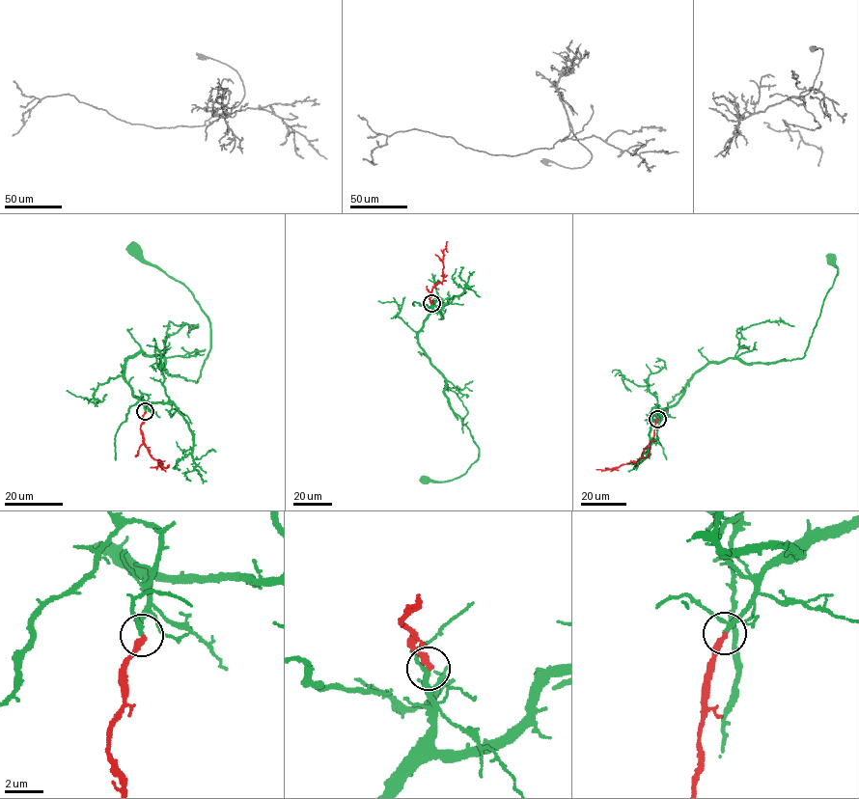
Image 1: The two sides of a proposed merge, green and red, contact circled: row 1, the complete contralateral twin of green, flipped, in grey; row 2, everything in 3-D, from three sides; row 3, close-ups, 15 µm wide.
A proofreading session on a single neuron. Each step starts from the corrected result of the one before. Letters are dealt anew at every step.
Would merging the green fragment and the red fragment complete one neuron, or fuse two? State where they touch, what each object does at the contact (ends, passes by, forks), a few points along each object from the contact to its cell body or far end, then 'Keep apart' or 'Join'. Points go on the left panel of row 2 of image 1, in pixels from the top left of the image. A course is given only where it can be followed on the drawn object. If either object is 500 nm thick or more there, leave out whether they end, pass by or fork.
Place: (145, 411). At the ring green passes by. At the ring red ends. Course of green: (145, 411), (124, 362), (160, 355), (167, 374), (195, 382), (210, 324), (192, 291), (134, 250). Course of red: (145, 411), (140, 430), (143, 442), (149, 454), (161, 463), (160, 466), (169, 465). Join

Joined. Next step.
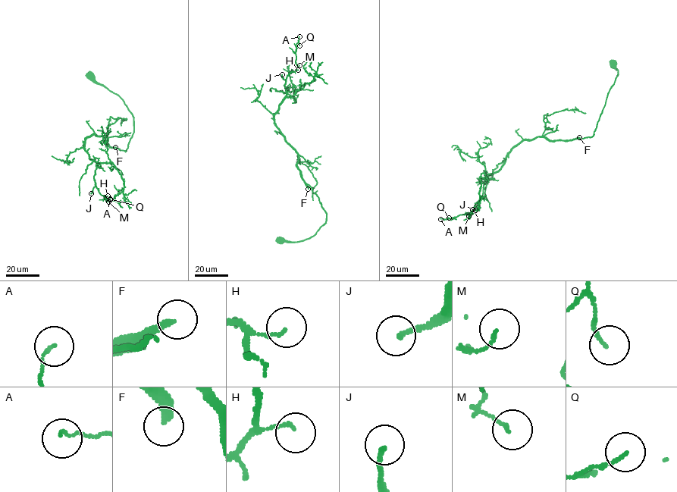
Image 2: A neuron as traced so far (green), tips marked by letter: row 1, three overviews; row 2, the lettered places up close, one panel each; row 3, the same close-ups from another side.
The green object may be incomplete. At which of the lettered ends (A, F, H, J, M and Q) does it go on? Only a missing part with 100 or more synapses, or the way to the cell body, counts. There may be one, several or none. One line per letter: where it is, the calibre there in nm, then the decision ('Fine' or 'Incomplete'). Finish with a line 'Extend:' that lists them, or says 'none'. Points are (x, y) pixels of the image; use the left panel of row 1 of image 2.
A: Place: (110, 198). Thickness 90 nm. Fine
F: Place: (115, 147). Thickness 240 nm. Incomplete
H: Place: (108, 195). Thickness 90 nm. Fine
J: Place: (91, 193). Thickness 170 nm. Fine
M: Place: (108, 202). Thickness 110 nm. Fine
Q: Place: (110, 199). Thickness 110 nm. Fine
Extend: F

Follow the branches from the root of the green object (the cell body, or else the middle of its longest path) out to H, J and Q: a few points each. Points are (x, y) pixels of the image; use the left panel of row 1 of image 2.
H: (90, 76), (133, 117), (125, 151), (109, 146), (104, 136), (85, 140), (97, 163), (95, 186), (108, 195)
J: (90, 76), (123, 100), (134, 131), (125, 151), (104, 136), (86, 138), (97, 163), (91, 193)
Q: (90, 76), (133, 117), (125, 151), (109, 146), (104, 136), (85, 140), (97, 163), (95, 186), (110, 199)

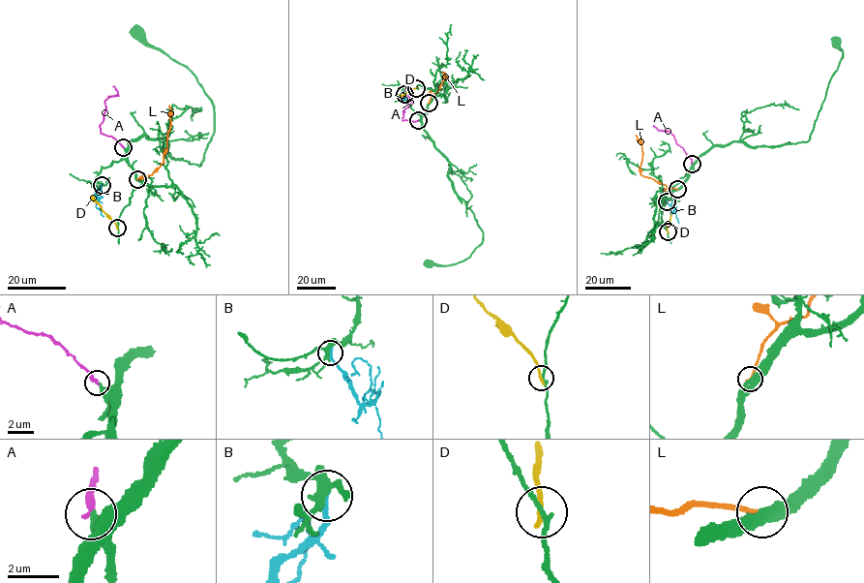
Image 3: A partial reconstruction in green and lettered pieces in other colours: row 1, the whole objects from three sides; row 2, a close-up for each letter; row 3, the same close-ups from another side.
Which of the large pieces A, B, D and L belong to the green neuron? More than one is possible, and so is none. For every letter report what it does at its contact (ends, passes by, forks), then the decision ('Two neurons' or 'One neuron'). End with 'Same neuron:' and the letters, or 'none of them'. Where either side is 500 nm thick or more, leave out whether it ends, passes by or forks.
A: It ends there. Two neurons
B: It ends there. Two neurons
D: It ends there. Two neurons
L: It ends there. Two neurons
Same neuron: none of them

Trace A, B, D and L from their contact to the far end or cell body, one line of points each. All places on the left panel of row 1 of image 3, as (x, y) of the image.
A: (123, 147), (101, 132), (100, 126), (104, 119), (104, 102), (118, 95), (113, 86)
B: (101, 185), (96, 193), (98, 200), (95, 205), (103, 217)
D: (117, 228), (91, 196)
L: (137, 179), (153, 173), (163, 162), (170, 127), (168, 105)

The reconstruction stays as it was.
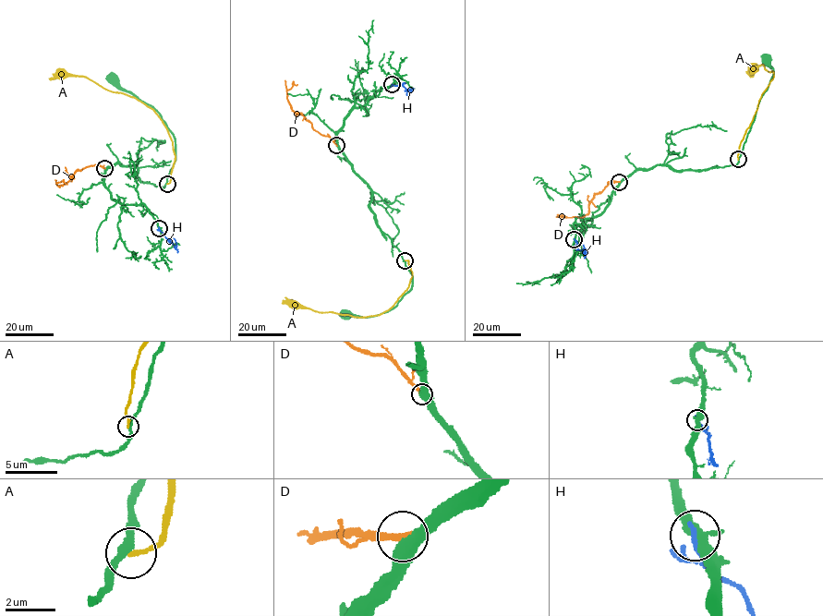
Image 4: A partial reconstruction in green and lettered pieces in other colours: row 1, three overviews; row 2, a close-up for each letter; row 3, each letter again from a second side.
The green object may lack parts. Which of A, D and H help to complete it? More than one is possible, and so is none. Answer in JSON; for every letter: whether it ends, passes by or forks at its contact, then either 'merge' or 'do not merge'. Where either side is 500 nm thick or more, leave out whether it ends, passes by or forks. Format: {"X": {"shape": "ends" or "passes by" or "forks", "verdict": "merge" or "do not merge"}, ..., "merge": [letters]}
{"A": {"shape": "ends", "verdict": "do not merge"}, "D": {"shape": "ends", "verdict": "merge"}, "H": {"shape": "ends", "verdict": "do not merge"}, "merge": ["D"]}

